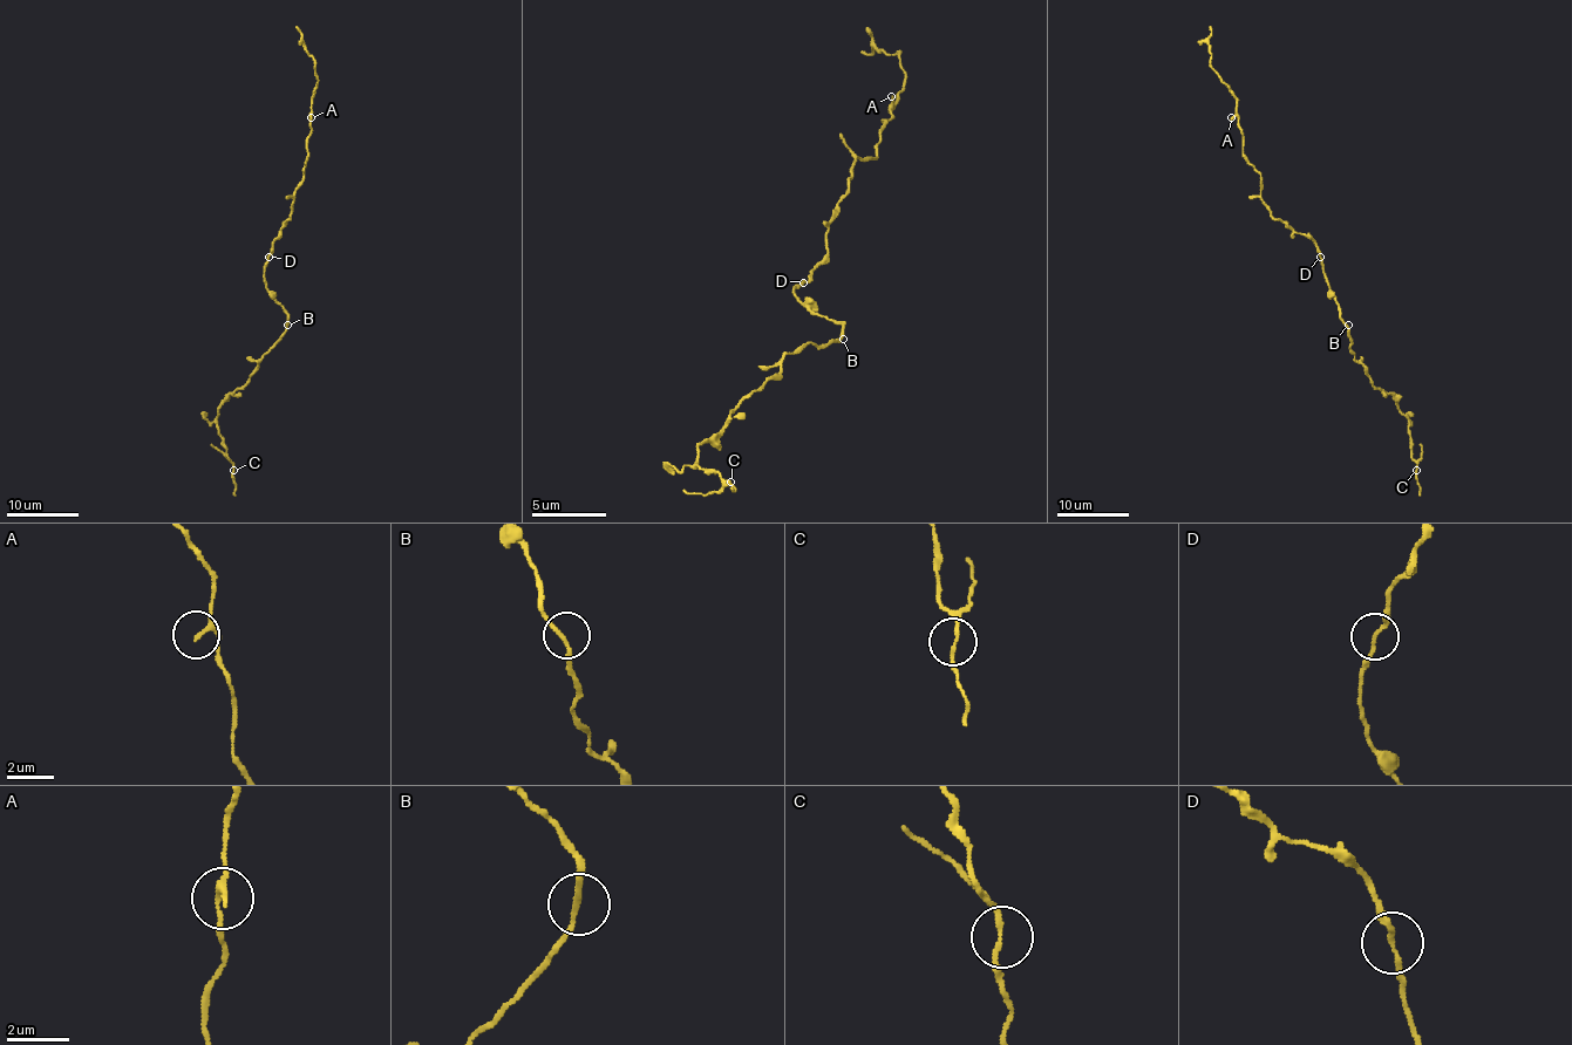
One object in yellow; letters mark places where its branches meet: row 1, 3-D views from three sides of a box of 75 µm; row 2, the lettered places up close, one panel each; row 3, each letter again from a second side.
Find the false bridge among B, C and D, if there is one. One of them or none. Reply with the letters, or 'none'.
none

